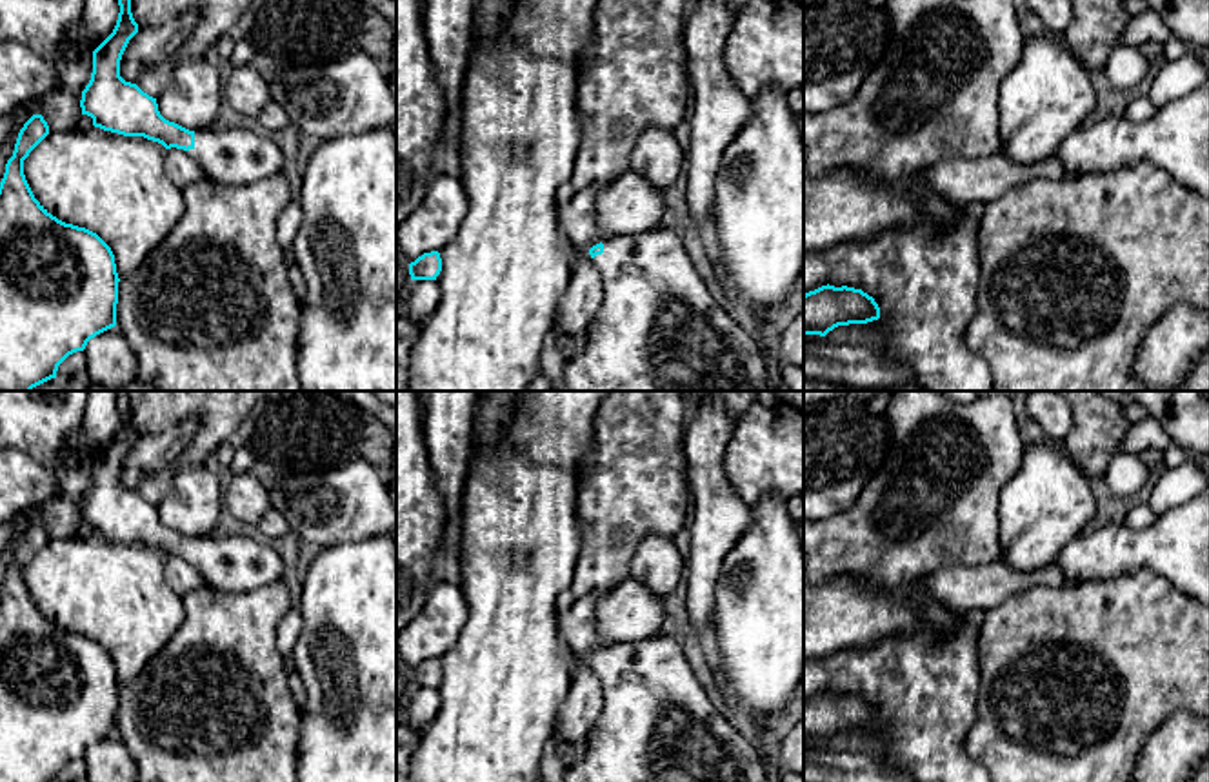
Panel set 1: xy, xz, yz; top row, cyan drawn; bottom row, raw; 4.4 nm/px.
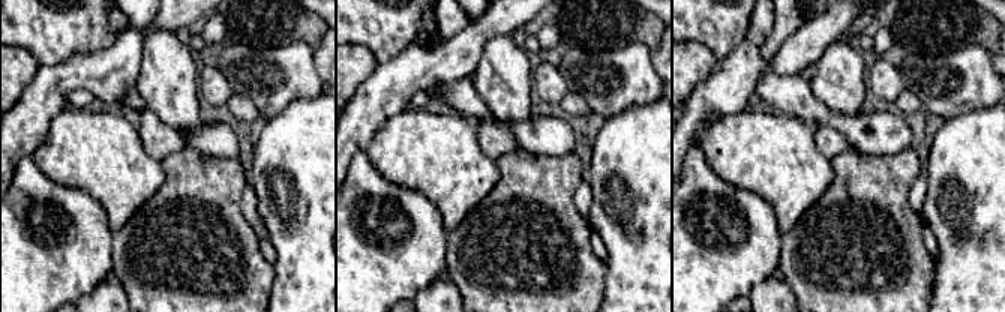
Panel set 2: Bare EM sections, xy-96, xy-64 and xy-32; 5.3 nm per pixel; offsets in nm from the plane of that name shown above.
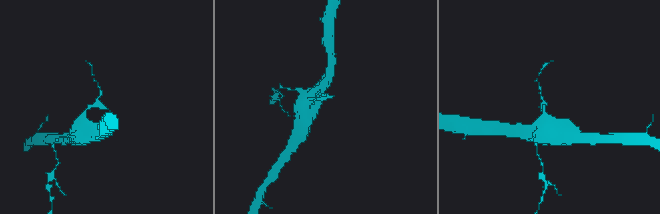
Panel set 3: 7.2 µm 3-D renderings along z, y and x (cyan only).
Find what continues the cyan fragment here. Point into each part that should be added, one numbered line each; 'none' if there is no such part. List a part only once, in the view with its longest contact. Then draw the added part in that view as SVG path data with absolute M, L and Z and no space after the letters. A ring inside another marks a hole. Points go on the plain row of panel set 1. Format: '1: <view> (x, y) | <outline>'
1: xy (237, 562) | M215 535L198 536L195 538L195 555L185 560L198 569L205 584L229 593L255 591L280 580L284 573L284 560L275 542L245 535L229 535L222 538Z

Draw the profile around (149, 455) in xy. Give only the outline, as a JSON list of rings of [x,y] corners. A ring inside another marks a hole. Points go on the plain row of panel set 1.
[[[189,416],[165,431],[138,438],[122,462],[120,484],[136,491],[145,476],[167,469],[189,447],[198,427],[200,420]]]

